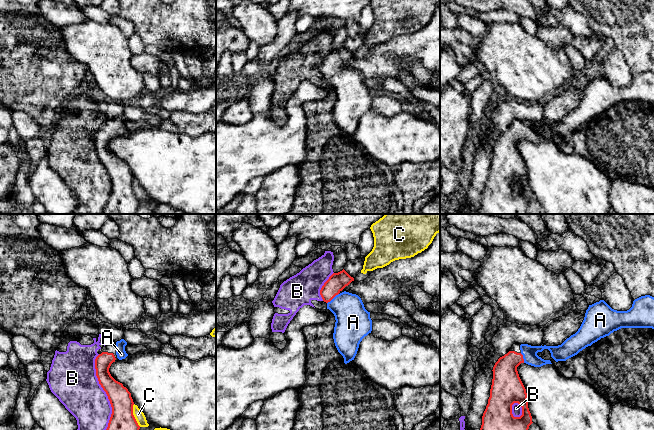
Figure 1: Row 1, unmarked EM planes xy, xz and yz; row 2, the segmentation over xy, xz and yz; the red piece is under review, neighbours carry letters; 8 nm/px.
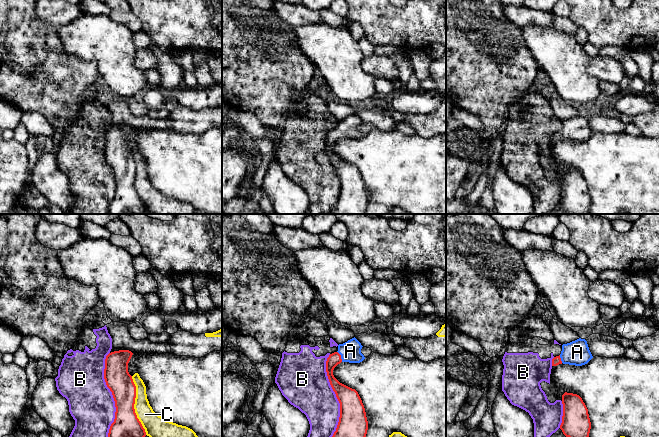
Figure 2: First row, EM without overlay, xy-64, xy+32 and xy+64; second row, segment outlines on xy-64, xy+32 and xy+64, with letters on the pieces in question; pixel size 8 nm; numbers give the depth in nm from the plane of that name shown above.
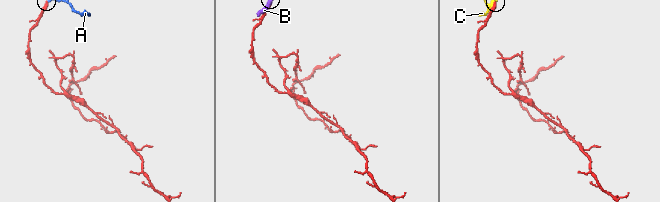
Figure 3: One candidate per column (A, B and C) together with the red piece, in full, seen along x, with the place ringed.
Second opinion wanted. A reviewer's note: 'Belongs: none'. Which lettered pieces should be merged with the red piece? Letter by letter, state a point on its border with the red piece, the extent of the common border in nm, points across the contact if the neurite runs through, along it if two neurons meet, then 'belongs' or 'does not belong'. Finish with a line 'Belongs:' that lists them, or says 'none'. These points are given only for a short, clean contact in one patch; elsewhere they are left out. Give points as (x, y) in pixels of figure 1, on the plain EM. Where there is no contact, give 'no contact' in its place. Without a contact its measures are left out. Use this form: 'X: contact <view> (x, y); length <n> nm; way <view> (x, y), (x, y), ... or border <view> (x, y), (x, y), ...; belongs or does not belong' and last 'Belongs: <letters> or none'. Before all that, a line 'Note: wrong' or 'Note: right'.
Note: wrong
A: contact xz (332, 74); length 130 nm; way xz (337, 58), (332, 63), (332, 74), (353, 97); belongs
B: contact xy (107, 171); length 650 nm; does not belong
C: contact xy (133, 191); length 190 nm; does not belong
Belongs: A

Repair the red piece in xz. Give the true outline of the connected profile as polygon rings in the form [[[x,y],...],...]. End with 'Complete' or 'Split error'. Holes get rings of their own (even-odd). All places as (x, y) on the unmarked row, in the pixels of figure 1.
[[[344,45],[333,49],[324,59],[320,71],[335,92],[333,115],[344,139],[354,136],[362,115],[372,107],[372,96],[361,74],[342,67],[354,54]]]. Split error

